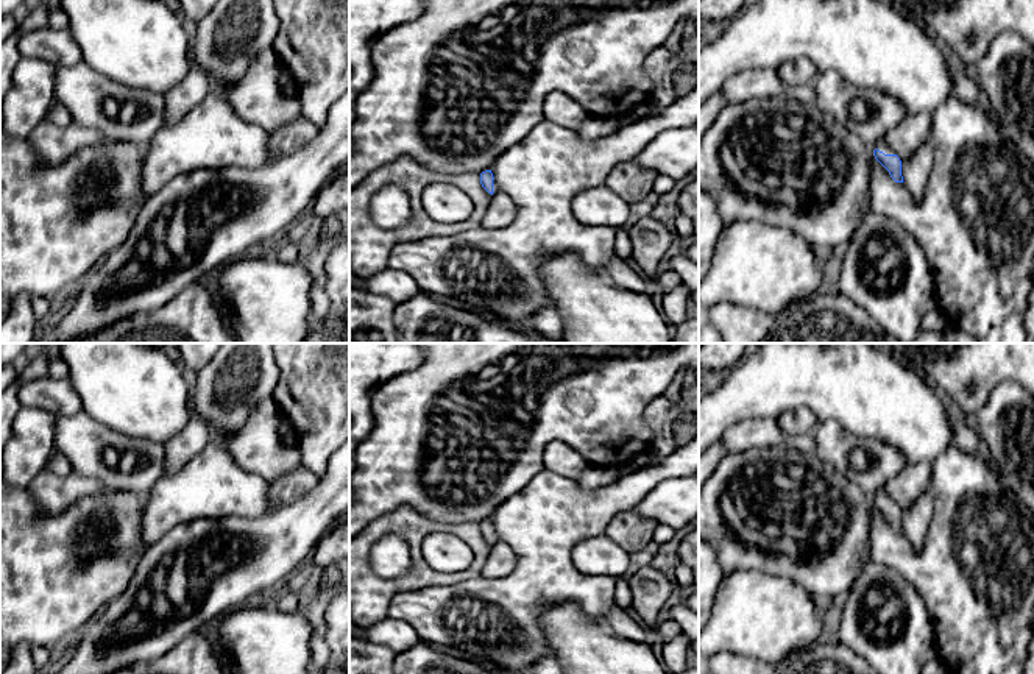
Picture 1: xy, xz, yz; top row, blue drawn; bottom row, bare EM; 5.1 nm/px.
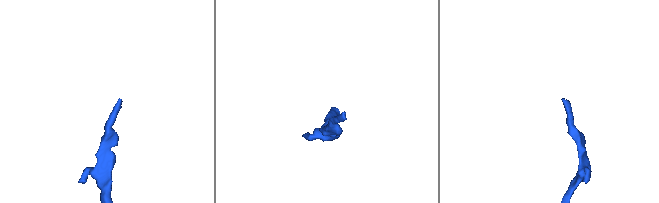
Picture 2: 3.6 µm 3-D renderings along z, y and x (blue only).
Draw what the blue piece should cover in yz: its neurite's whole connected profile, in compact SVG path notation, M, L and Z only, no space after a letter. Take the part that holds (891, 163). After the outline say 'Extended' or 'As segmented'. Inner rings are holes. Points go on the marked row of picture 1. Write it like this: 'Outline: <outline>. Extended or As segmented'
Outline: M881 140L873 150L875 159L889 172L891 178L895 183L903 183L901 176L901 161L900 158L889 148L889 145Z. Extended

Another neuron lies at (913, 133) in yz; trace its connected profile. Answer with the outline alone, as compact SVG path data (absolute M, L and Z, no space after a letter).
M922 112L906 115L901 123L891 129L881 140L900 158L908 161L933 136L933 114Z

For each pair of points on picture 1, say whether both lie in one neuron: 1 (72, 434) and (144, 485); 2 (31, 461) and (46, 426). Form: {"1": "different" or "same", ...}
{"1": "same", "2": "same"}

